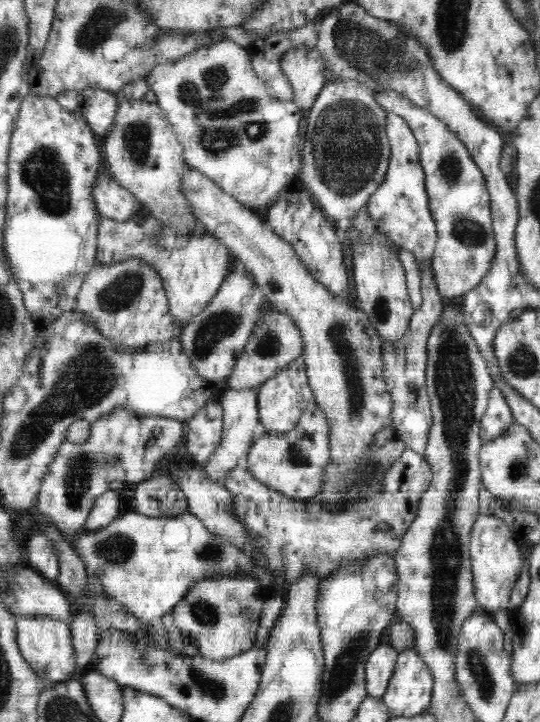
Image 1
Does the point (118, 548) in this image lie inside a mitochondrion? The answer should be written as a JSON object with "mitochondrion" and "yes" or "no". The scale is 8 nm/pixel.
{"mitochondrion":"yes"}

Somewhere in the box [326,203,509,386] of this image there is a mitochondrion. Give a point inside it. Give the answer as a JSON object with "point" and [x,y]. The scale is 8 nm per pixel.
{"point":[469,232]}

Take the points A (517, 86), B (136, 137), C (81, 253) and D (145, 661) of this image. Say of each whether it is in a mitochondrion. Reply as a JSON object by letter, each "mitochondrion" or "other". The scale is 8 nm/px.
{"A":"other","B":"mitochondrion","C":"other","D":"mitochondrion"}

